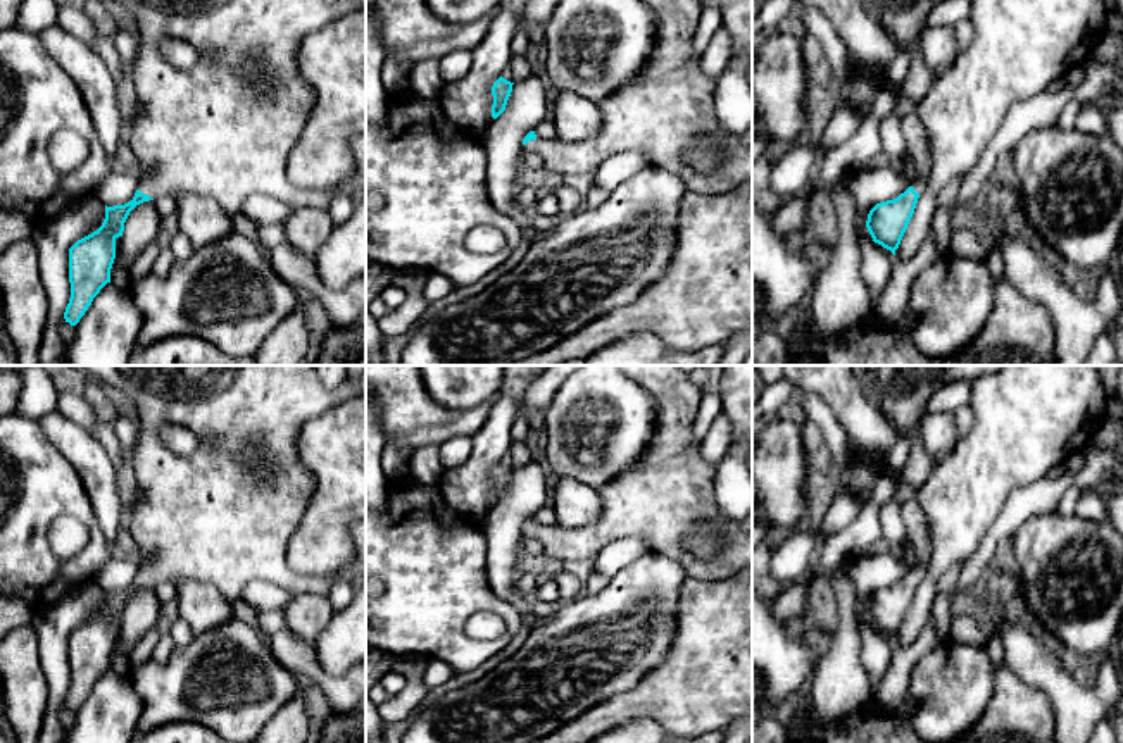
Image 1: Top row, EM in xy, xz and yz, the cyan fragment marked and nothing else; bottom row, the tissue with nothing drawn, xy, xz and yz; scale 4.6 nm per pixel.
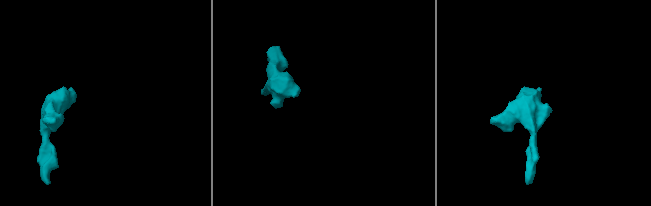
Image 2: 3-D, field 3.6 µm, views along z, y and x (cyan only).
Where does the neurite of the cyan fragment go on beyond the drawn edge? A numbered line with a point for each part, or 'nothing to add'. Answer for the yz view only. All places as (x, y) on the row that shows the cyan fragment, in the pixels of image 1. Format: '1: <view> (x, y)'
1: yz (904, 21)

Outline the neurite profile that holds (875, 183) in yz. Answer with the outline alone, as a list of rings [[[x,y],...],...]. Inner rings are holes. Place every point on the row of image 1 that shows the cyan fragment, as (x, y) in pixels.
[[[878,160],[856,171],[847,183],[856,200],[859,224],[866,224],[868,214],[876,203],[894,200],[913,186],[899,165]]]

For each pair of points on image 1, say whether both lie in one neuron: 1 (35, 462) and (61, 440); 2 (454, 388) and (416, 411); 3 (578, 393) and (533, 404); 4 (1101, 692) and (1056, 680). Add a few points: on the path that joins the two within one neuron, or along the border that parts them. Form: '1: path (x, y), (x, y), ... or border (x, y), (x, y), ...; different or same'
1: border (37, 421), (78, 478); different
2: border (423, 383), (425, 390), (447, 409), (475, 407); different
3: border (563, 383), (544, 412); different
4: path (1091, 695), (1072, 695), (1066, 690); same

